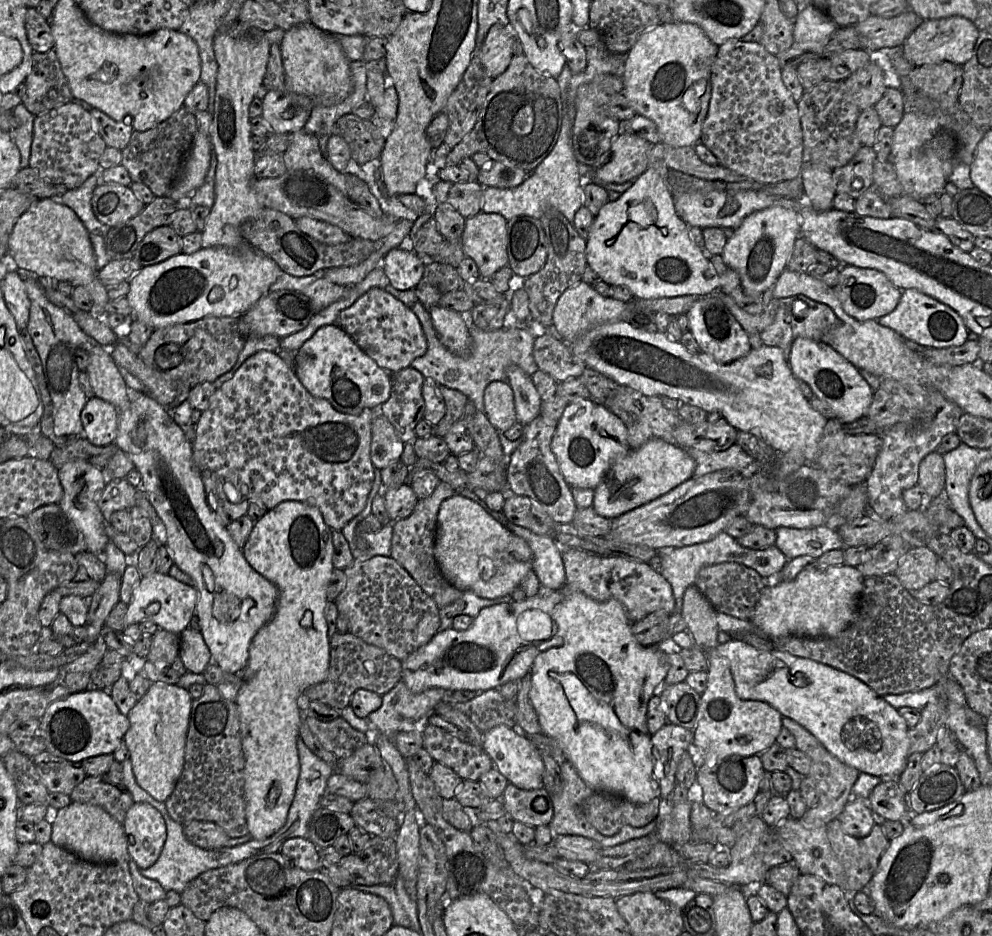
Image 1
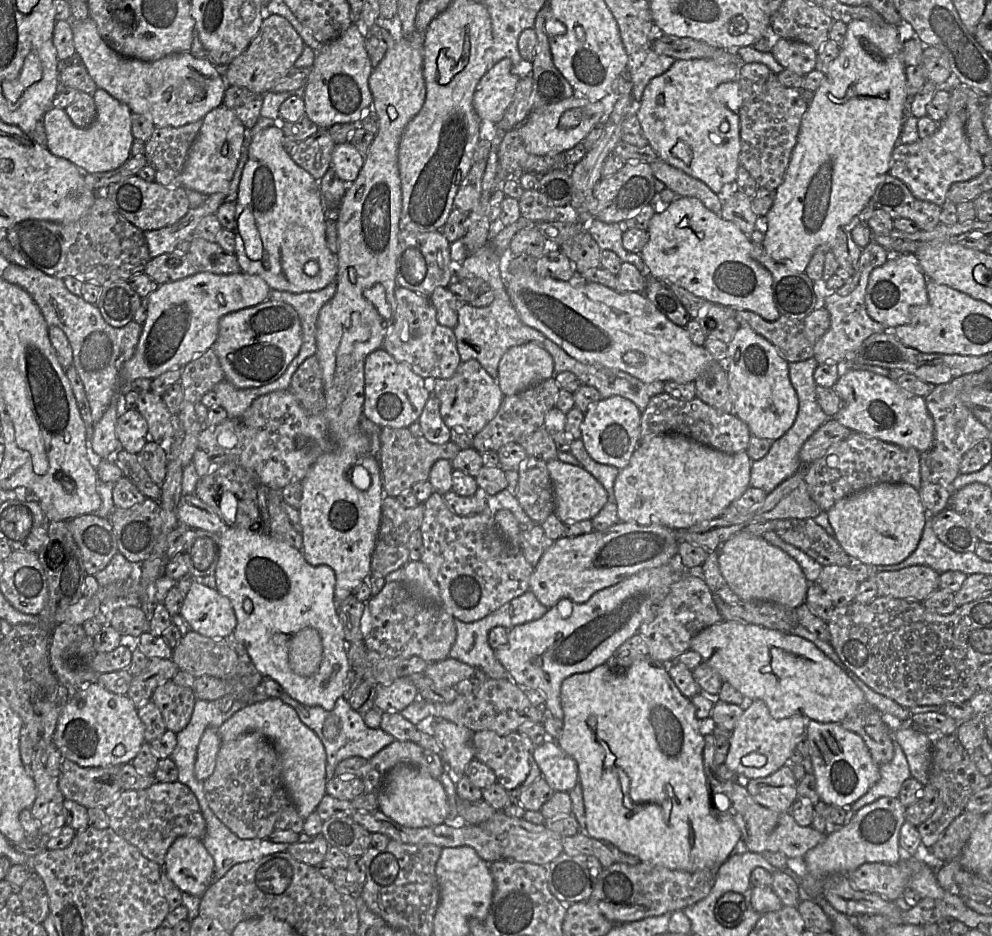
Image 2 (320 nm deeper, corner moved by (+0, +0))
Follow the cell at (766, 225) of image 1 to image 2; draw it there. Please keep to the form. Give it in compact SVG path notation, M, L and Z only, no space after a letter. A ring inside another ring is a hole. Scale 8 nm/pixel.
M863 20L847 24L840 53L830 64L825 79L808 104L784 180L775 190L773 205L764 217L767 230L762 246L773 260L784 264L789 270L805 272L817 249L830 249L839 230L857 217L889 172L891 155L899 143L908 115L906 66L901 60L904 42L898 26L877 26Z

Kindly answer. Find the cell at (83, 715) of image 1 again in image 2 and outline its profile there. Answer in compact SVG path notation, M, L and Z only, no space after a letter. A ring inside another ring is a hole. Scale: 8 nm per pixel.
M92 682L79 689L63 708L54 734L54 744L64 758L81 767L130 763L145 742L144 725L137 711L128 695L112 693Z

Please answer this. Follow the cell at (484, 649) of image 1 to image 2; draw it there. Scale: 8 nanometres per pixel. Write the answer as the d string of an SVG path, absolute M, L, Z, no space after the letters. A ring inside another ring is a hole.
M676 553L667 563L650 569L644 569L621 582L596 592L585 603L575 603L561 599L539 619L511 628L507 642L495 649L495 656L506 669L509 677L520 687L540 690L546 706L555 718L563 720L561 705L561 685L569 676L588 672L605 663L612 663L617 649L630 637L639 632L640 626L651 620L670 587L684 575L691 574L702 578L702 566L687 568Z

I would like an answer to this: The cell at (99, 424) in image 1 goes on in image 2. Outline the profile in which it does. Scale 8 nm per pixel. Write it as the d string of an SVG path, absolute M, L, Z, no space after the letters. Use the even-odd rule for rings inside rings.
M135 408L119 415L115 433L121 448L133 454L139 453L149 439L147 421Z

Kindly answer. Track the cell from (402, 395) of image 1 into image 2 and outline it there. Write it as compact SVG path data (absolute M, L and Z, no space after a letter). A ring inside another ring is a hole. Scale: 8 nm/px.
M433 391L427 399L417 421L421 427L422 436L433 444L444 444L450 441L450 428L440 415L440 402Z

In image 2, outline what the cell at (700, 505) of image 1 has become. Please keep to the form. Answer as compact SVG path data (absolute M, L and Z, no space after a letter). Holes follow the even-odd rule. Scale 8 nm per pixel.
M619 521L604 531L593 530L575 537L562 537L544 552L530 577L529 590L551 608L561 599L585 603L596 592L613 586L644 569L667 563L678 551L675 531L661 525Z

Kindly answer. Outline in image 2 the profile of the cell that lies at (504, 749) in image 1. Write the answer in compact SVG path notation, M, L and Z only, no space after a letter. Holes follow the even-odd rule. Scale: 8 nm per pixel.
M549 739L536 746L533 757L542 777L555 791L570 792L579 781L578 765L555 740Z

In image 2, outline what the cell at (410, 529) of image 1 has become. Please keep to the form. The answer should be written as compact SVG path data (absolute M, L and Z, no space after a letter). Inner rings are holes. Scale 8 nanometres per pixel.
M436 491L422 504L423 519L419 529L422 553L419 561L428 568L430 577L438 585L442 607L455 619L475 622L529 590L535 567L527 562L521 550L511 548L501 536L493 518L493 507L489 506L479 514L459 516L447 507L443 496Z

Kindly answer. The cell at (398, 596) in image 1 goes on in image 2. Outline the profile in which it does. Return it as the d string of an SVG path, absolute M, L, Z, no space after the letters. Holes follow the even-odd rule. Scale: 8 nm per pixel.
M386 582L382 590L366 603L370 614L370 626L363 639L368 650L391 658L419 657L436 662L448 657L456 641L454 617L442 607L416 596L408 586L400 582Z

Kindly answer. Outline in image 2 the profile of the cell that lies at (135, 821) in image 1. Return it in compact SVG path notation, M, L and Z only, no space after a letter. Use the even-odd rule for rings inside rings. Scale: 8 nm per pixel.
M176 838L166 853L162 870L182 892L198 897L214 882L214 859L200 838Z

